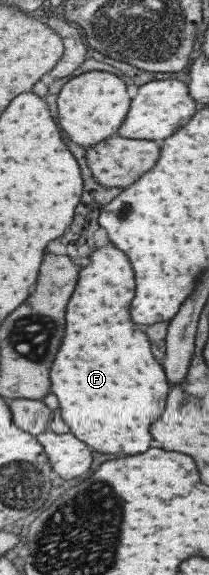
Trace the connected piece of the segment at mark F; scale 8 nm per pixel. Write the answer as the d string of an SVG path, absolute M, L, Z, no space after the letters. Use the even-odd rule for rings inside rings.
M114 245L96 249L92 263L84 267L84 277L80 277L80 285L68 307L68 337L64 339L64 349L60 349L60 357L56 357L56 365L52 367L52 391L60 397L64 421L72 427L76 437L100 453L144 453L152 441L148 427L162 415L168 395L168 383L162 367L150 355L146 335L136 329L136 323L130 319L130 303L134 297L136 277L128 255Z

